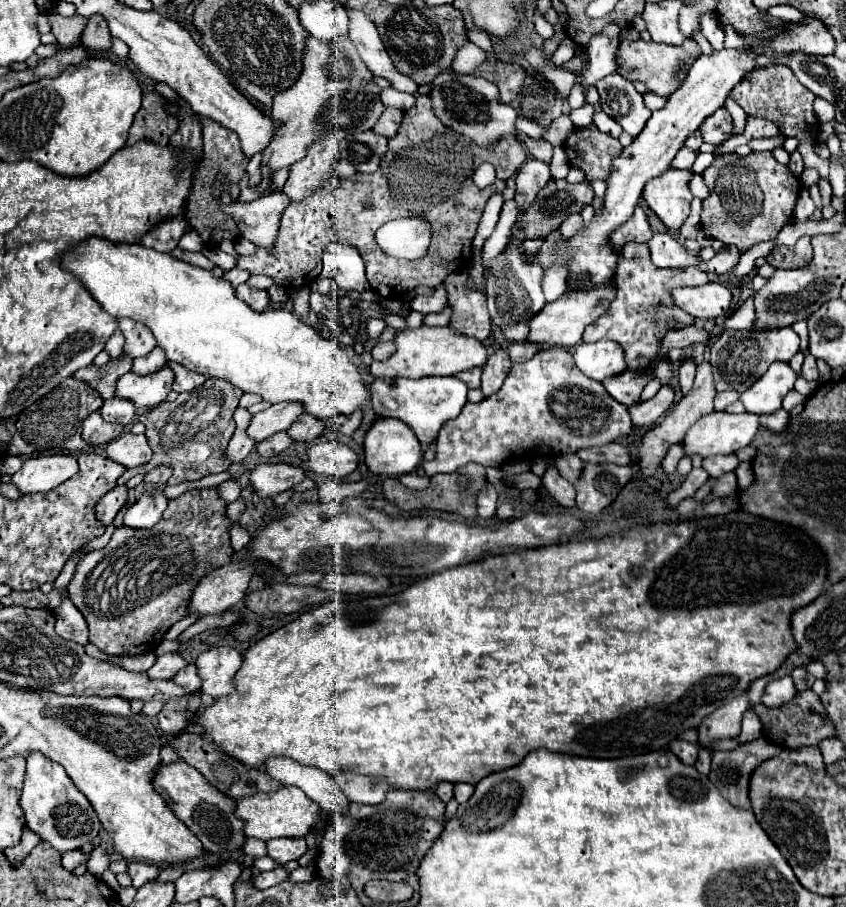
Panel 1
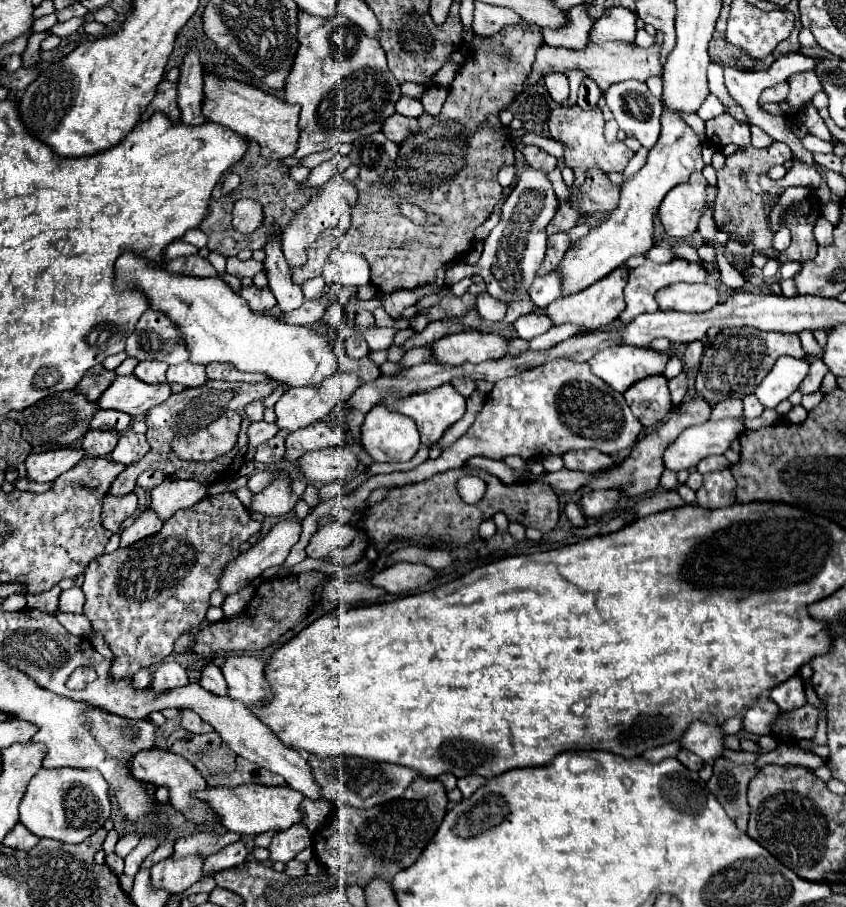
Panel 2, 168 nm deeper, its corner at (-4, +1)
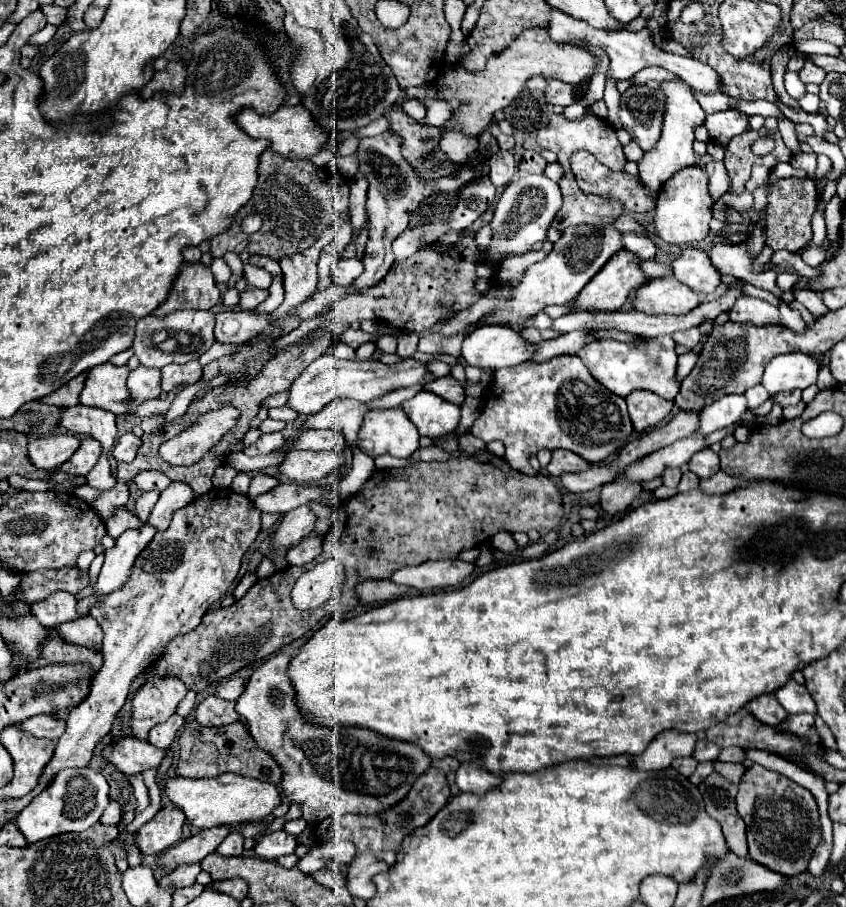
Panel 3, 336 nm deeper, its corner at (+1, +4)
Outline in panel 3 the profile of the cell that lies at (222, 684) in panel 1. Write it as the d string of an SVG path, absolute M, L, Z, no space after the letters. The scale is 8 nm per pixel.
M275 654L261 668L253 670L247 680L247 688L237 700L237 712L247 722L249 734L255 738L257 746L273 756L281 766L283 794L299 804L303 810L303 820L307 824L321 822L329 816L339 814L381 814L389 806L395 806L411 790L413 782L431 766L431 758L417 746L409 742L397 742L393 738L381 738L373 730L361 730L361 726L343 726L341 730L325 730L325 726L309 726L301 712L297 710L297 696L293 694L293 684L289 682L287 668L293 654Z

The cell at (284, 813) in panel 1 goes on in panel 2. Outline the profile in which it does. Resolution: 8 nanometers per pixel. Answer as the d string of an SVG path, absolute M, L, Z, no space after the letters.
M240 785L236 789L226 787L208 787L204 791L194 793L194 797L206 801L218 815L222 825L228 831L240 833L240 835L260 835L266 831L284 831L294 823L302 823L302 811L300 803L304 801L304 795L296 789L290 789L288 785L282 787L266 787L266 785Z

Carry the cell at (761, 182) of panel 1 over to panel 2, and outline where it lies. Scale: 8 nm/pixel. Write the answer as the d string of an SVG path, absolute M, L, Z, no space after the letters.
M774 143L766 149L756 149L752 145L742 147L738 153L726 157L726 165L716 173L718 175L718 197L714 205L714 221L716 227L736 239L752 241L756 251L766 251L772 247L774 231L770 231L770 215L764 213L764 207L770 203L772 197L778 195L776 189L762 191L758 179L766 175L770 167L784 165L784 161L792 159L792 151L786 143Z

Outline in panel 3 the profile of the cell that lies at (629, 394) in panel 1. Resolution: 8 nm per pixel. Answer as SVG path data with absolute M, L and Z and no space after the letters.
M635 390L633 394L629 394L627 406L635 432L645 432L647 428L663 422L673 410L673 402L647 390Z

